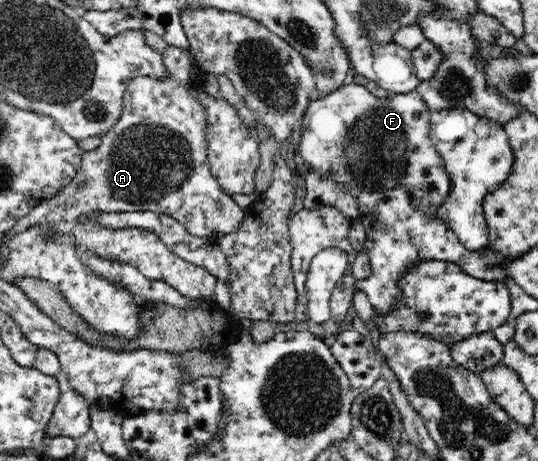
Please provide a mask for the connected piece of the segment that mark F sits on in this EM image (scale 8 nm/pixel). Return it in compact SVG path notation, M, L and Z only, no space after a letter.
M350 83L345 86L341 86L336 90L330 92L330 94L321 95L319 98L313 96L304 112L304 116L301 118L301 130L299 136L299 152L302 159L306 161L310 166L310 169L320 171L320 173L336 173L336 179L338 183L344 183L344 185L350 185L352 189L352 194L355 194L358 201L358 206L360 210L359 221L362 222L363 226L366 228L366 240L365 240L365 251L370 257L371 262L371 275L366 279L356 282L357 290L362 290L368 296L369 301L372 303L374 314L385 317L390 311L393 311L396 307L399 307L399 302L402 301L402 289L400 289L400 279L406 274L406 271L418 263L424 261L444 261L444 262L454 262L462 267L462 270L470 276L480 278L482 280L489 281L502 281L506 274L507 266L512 262L510 256L504 256L497 252L497 250L492 250L489 246L484 247L479 251L468 251L462 243L458 240L458 235L442 221L440 217L440 207L445 203L446 198L450 196L450 190L452 190L452 181L450 181L450 174L446 173L446 166L442 161L440 154L436 151L435 144L431 139L431 134L429 133L430 126L430 115L431 111L429 106L424 102L424 99L420 96L417 90L406 94L394 94L391 93L389 97L384 97L379 99L374 97L368 89L364 88L363 85Z

